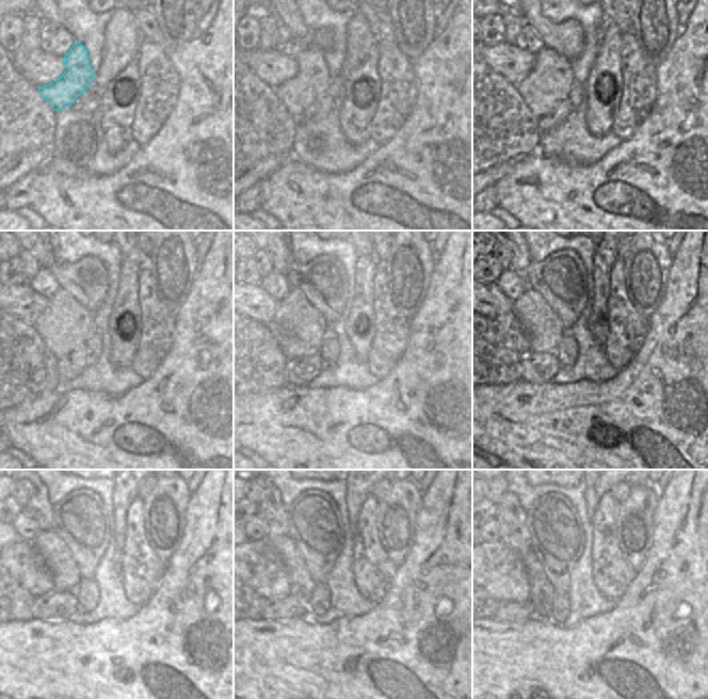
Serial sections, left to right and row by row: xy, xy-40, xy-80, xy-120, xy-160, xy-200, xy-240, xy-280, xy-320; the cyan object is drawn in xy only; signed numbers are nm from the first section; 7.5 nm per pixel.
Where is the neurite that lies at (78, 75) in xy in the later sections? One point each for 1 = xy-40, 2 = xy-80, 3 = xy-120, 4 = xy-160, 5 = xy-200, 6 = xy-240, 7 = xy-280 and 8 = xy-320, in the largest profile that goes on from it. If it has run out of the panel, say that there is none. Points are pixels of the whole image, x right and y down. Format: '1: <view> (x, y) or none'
1: xy-40 (310, 82)
2: xy-80 (549, 82)
3: xy-120 (64, 326)
4: xy-160 (299, 328)
5: xy-200 (544, 329)
6: xy-240 (51, 547)
7: xy-280 (284, 544)
8: xy-320 (530, 561)

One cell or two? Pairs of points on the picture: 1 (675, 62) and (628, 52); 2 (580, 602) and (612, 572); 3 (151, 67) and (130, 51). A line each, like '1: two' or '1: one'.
1: two
2: two
3: two

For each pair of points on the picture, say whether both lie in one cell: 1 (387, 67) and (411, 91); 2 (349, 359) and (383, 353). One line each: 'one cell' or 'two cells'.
1: one cell
2: two cells

